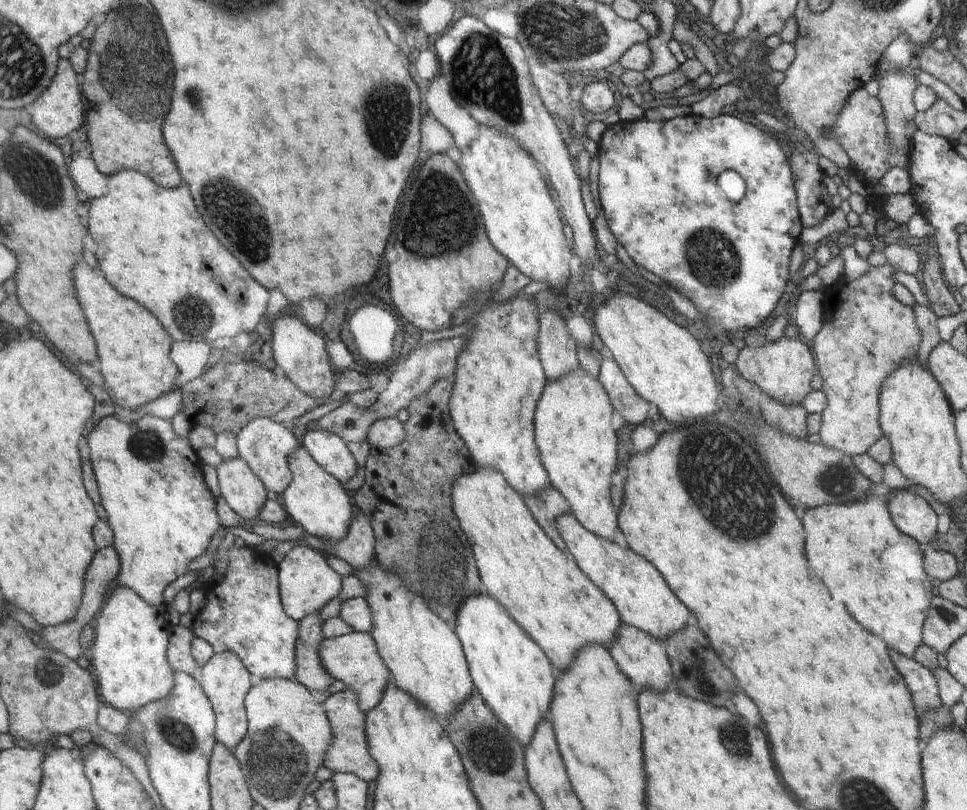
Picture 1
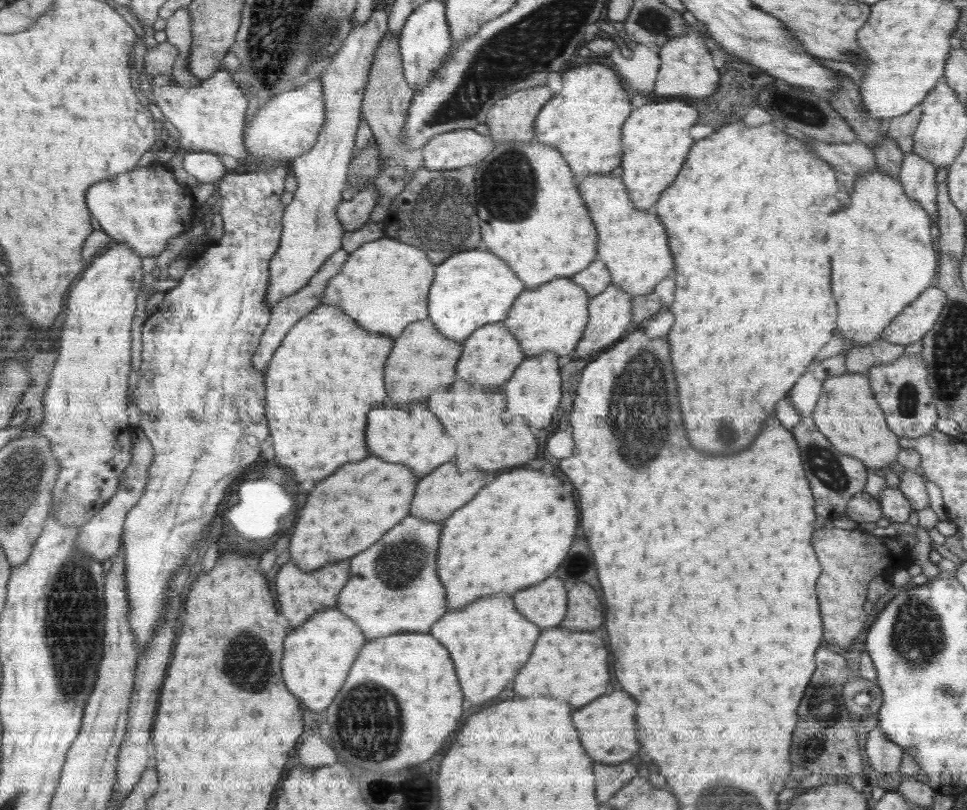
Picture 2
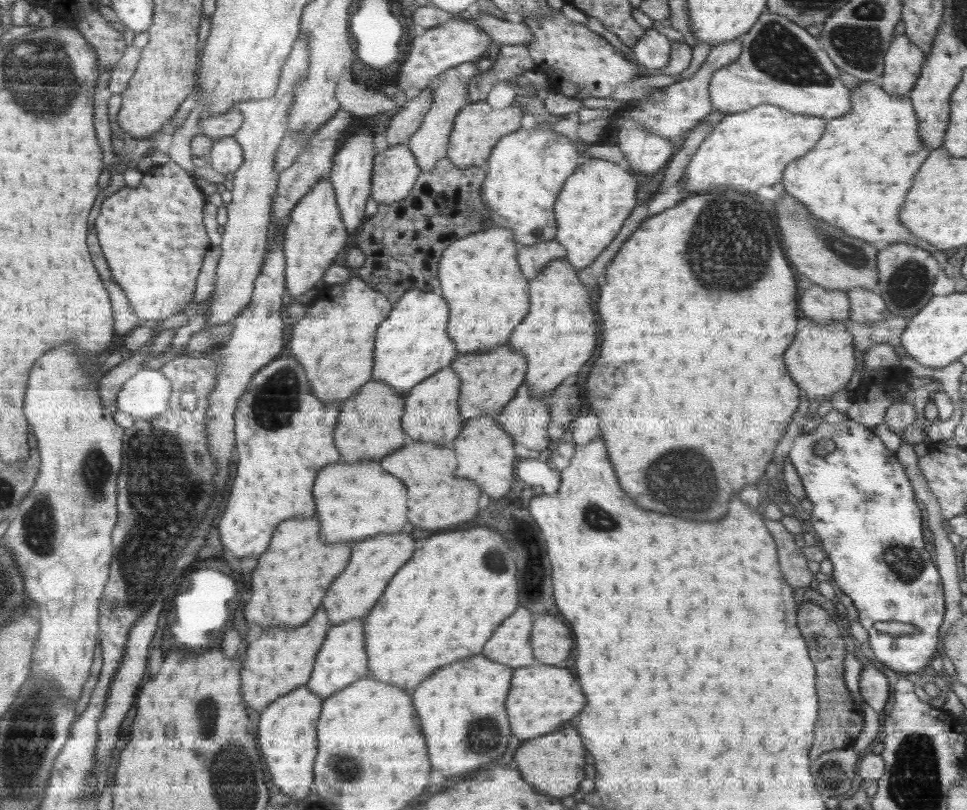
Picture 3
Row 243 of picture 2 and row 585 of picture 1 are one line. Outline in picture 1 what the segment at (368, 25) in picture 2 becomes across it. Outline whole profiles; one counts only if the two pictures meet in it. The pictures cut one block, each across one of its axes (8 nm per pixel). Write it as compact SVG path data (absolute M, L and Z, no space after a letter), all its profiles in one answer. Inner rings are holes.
M302 544L294 545L279 563L281 566L281 593L285 611L294 620L318 613L342 590L342 576L332 567L325 553Z

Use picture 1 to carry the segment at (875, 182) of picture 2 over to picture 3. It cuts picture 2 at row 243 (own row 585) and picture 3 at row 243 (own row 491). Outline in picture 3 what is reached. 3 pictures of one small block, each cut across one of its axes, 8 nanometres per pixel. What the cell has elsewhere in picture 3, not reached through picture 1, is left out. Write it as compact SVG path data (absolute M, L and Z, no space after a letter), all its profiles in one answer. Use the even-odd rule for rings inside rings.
M862 81L860 87L850 91L853 95L850 113L827 119L824 135L814 145L814 149L786 165L781 180L784 189L801 204L805 204L813 216L842 228L850 237L882 246L903 242L924 248L929 253L940 251L926 240L913 236L900 222L899 211L904 206L905 196L913 186L918 169L931 153L930 147L924 145L921 134L918 134L918 116L910 94L886 93L879 81Z

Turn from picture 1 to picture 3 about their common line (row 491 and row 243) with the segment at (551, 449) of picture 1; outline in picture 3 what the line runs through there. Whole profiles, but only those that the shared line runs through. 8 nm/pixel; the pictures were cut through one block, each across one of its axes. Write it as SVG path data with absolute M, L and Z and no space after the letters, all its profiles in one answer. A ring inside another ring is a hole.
M592 158L582 164L574 178L566 183L562 198L557 198L554 215L558 214L558 244L566 248L565 260L581 271L605 250L616 238L630 212L636 208L636 180L624 164Z

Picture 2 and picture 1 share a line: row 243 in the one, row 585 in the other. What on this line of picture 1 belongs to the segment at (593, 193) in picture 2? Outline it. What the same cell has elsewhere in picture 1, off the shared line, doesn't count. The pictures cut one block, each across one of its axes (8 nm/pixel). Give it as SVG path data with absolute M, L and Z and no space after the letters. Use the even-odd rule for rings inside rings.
M572 512L556 518L556 528L568 552L574 556L574 560L585 571L586 576L589 576L616 605L622 622L641 629L642 632L648 632L650 636L663 642L670 635L688 626L688 608L672 594L672 590L662 580L660 572L644 556L590 532Z

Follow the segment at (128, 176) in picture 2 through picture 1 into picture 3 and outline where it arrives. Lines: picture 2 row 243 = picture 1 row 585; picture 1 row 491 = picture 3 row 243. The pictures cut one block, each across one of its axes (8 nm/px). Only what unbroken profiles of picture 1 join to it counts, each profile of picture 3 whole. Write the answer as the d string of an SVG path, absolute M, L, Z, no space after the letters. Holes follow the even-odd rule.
M168 162L147 171L140 186L126 185L102 205L98 218L98 236L112 266L114 280L126 290L132 306L136 308L136 314L146 325L180 314L194 300L198 276L202 272L206 254L212 247L212 240L204 224L204 207L208 203L206 198L190 172L178 163Z

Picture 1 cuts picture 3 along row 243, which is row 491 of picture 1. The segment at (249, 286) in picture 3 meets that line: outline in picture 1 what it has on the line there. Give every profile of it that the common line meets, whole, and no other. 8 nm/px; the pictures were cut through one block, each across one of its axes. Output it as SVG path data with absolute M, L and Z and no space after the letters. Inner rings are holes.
M242 458L223 460L217 469L222 495L242 523L258 518L266 502L265 483Z

